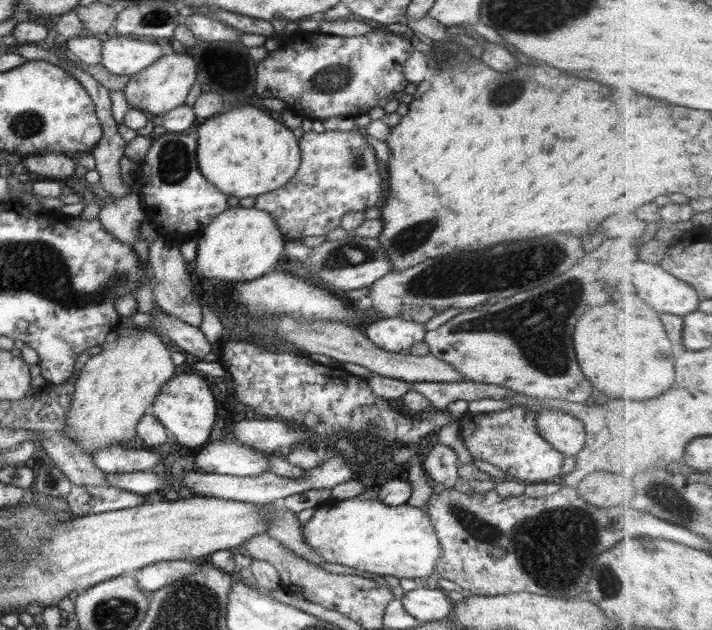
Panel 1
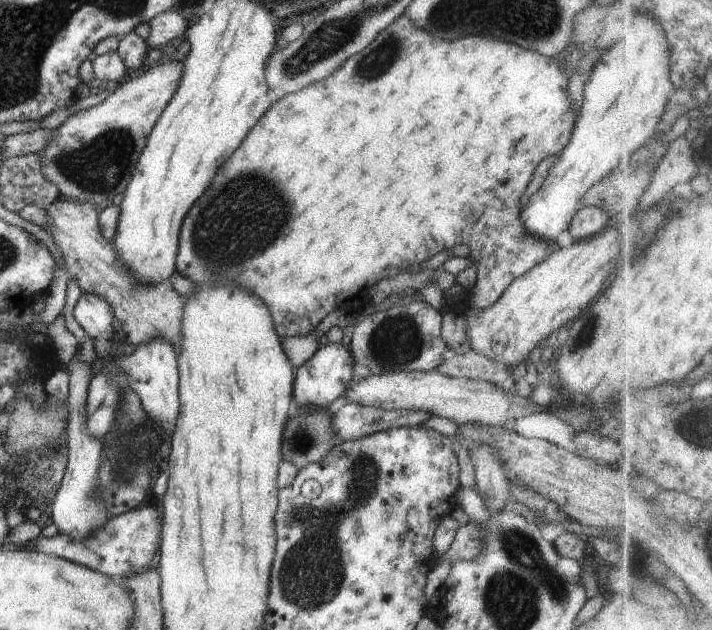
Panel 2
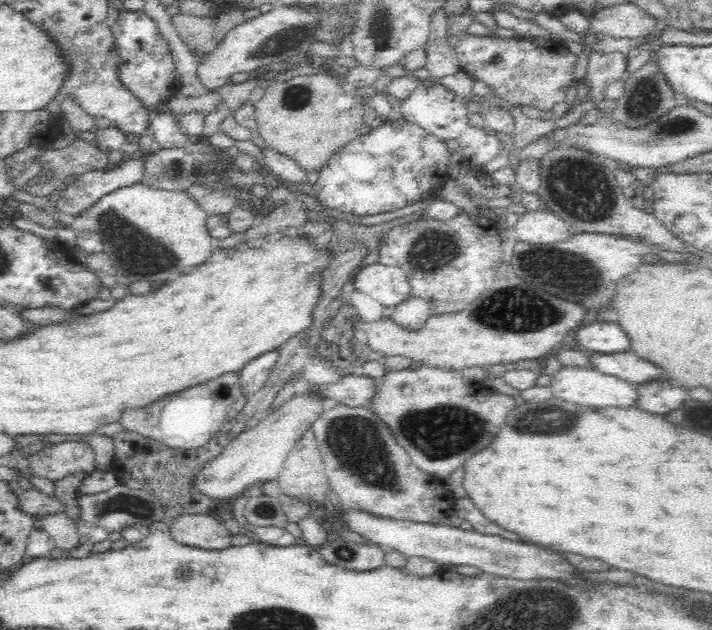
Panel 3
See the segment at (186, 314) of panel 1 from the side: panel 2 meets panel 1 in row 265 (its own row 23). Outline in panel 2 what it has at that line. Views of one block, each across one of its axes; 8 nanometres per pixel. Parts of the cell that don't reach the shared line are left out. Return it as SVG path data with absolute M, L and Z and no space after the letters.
M171 9L158 14L150 24L150 36L145 39L149 49L166 47L169 42L182 38L187 30L187 22L179 9Z

